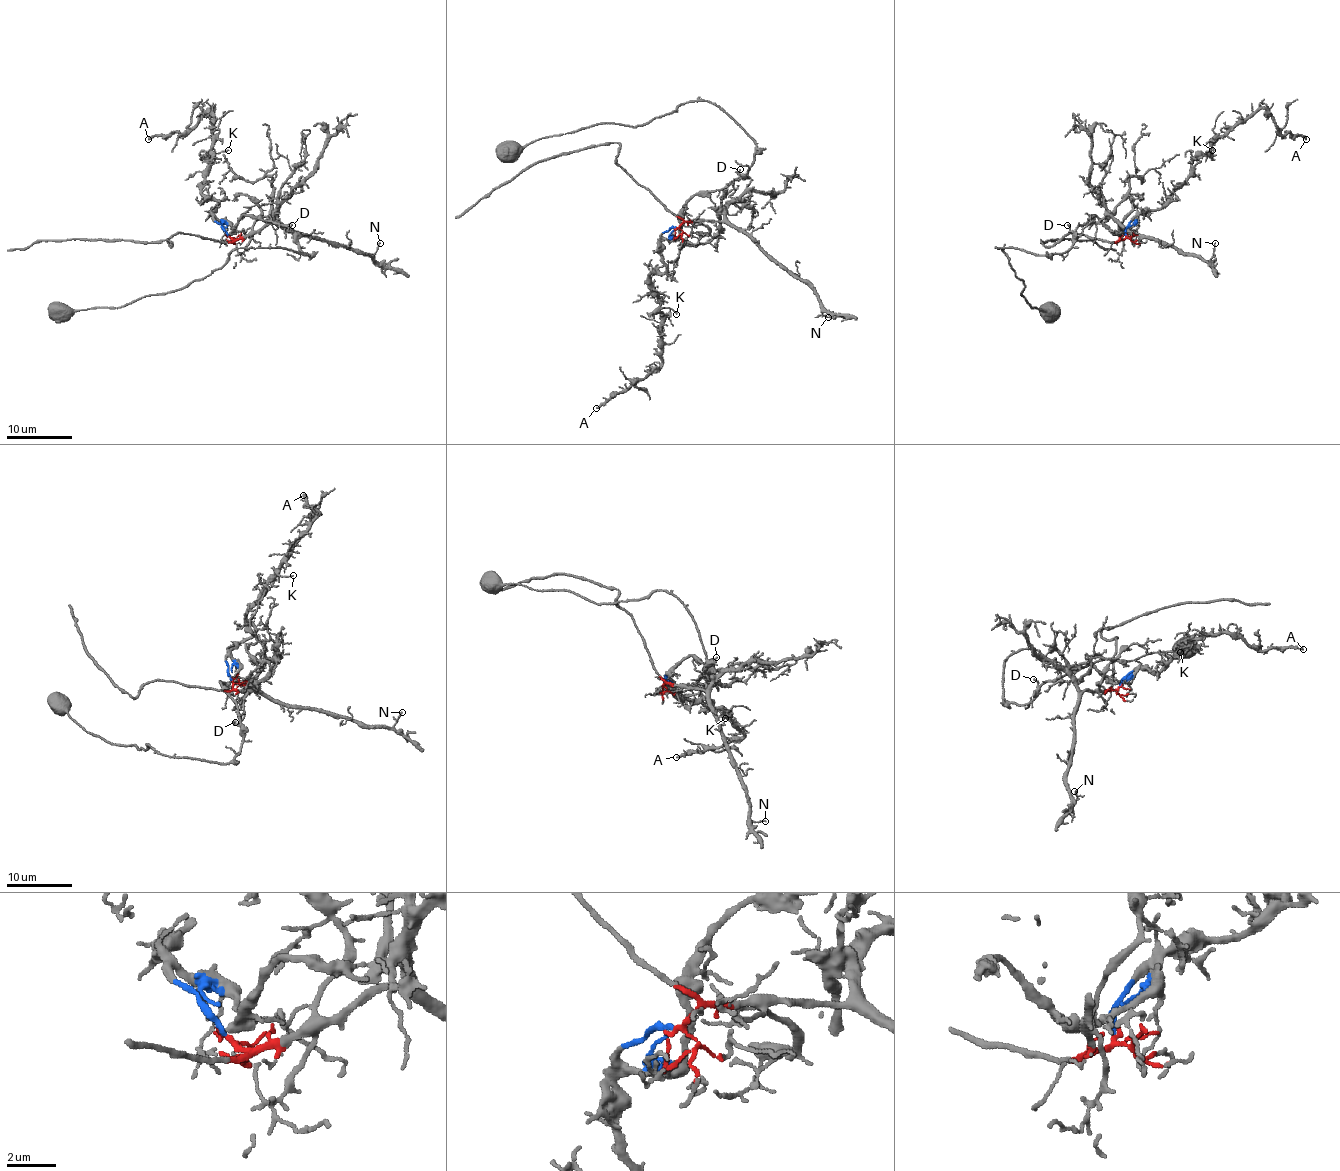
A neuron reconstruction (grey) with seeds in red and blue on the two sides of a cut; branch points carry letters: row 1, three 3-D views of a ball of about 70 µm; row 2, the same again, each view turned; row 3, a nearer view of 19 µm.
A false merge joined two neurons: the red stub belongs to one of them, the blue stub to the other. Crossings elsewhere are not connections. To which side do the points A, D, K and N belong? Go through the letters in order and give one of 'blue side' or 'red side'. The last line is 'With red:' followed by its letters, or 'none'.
A: blue side
D: blue side
K: blue side
N: red side
With red: N

